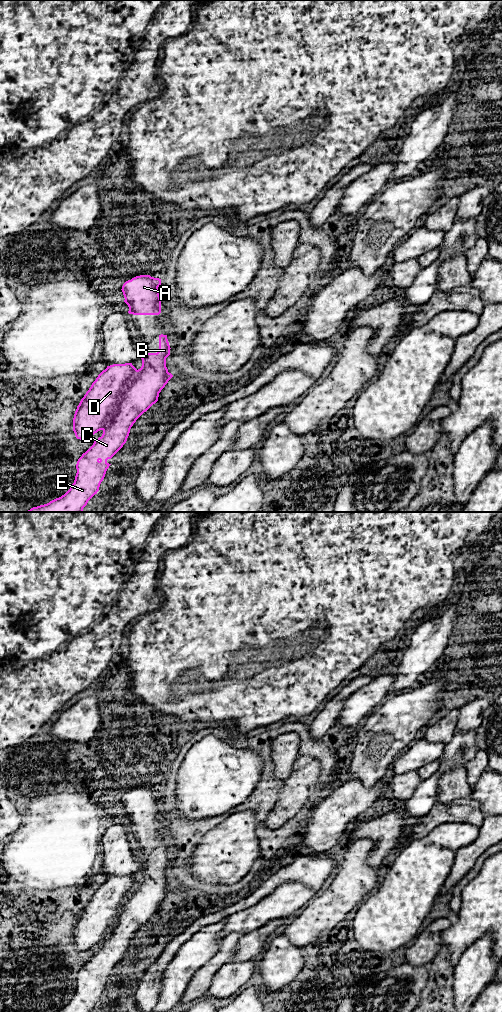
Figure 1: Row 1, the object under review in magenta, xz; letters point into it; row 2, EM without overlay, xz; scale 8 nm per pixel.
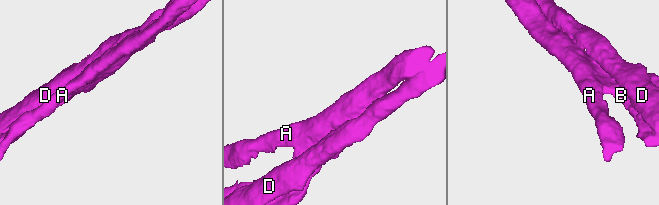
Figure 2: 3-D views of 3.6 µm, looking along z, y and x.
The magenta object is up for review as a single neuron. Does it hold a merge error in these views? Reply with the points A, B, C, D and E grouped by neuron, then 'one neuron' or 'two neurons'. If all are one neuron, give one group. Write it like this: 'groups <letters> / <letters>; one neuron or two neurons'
groups A B C E / D; two neurons

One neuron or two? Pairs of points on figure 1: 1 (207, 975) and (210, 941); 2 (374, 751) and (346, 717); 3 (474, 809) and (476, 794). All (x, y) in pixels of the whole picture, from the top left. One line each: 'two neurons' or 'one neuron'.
1: two neurons
2: two neurons
3: two neurons

